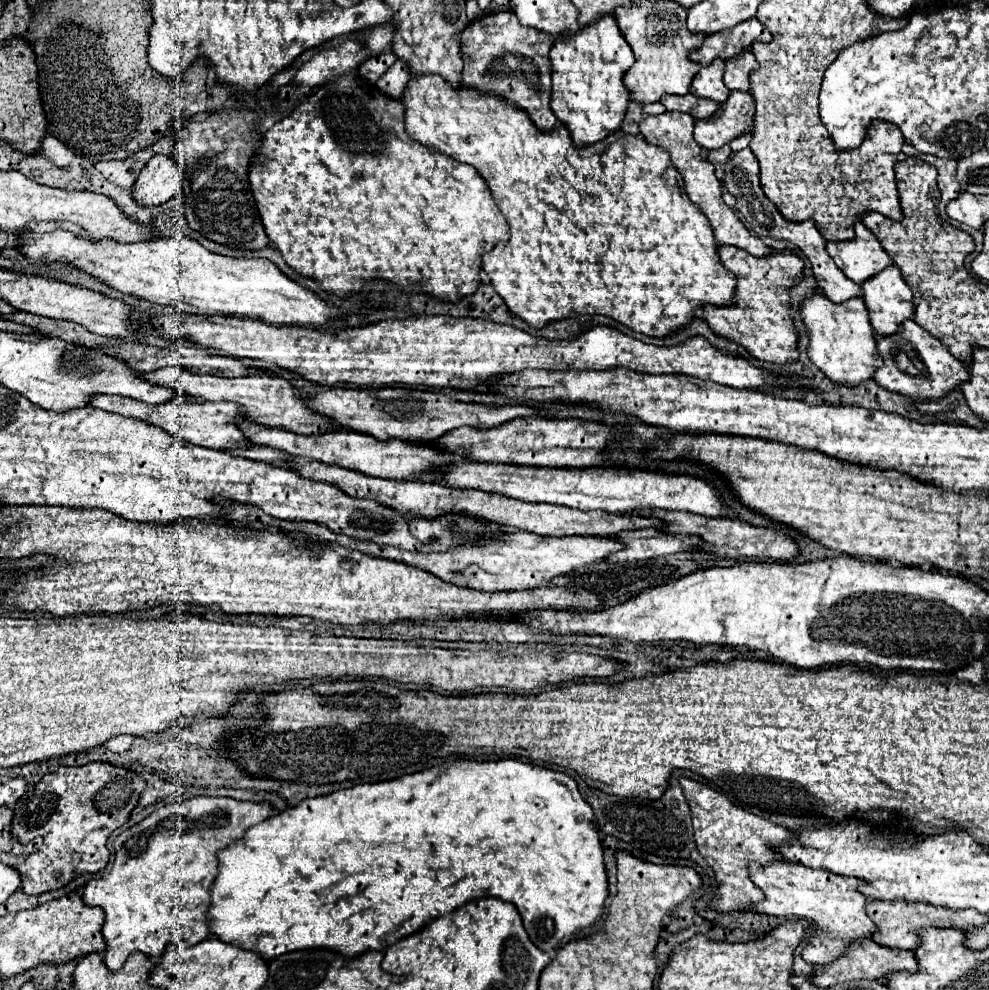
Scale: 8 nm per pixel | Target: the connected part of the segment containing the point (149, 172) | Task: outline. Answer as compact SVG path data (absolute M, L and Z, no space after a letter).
M154 156L132 186L132 200L140 206L160 206L182 186L184 174L170 156Z

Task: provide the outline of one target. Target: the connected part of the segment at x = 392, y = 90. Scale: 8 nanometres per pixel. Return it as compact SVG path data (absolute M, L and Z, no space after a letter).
M398 60L398 62L376 82L376 86L378 86L384 94L388 94L388 96L392 96L392 98L400 98L402 92L404 92L404 88L406 88L404 82L408 82L408 80L410 80L408 66L406 66L402 60Z

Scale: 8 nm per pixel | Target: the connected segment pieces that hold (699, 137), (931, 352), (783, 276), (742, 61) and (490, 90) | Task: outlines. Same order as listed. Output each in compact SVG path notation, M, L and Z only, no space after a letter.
M722 108L716 112L712 120L698 120L694 126L694 140L706 148L706 150L716 150L722 148L724 144L730 144L734 138L742 136L744 130L728 130L728 126L722 122Z
M906 320L898 334L894 336L880 336L878 338L878 352L884 358L884 366L876 370L874 380L896 394L902 394L914 402L926 400L942 400L948 396L950 390L960 388L964 382L970 380L968 368L960 360L956 360L940 340L936 340L930 332L920 328L914 320Z
M720 246L718 248L722 264L736 274L736 300L734 306L718 308L718 306L704 306L704 320L712 328L714 334L728 338L744 346L756 360L786 364L798 360L798 330L790 316L790 294L788 290L794 288L804 278L804 262L790 250L774 252L766 258L756 258L740 248L734 246Z
M750 50L742 52L740 56L732 58L726 62L726 72L724 72L724 84L730 90L748 90L748 78L750 72L758 68L758 62Z
M512 10L486 14L468 24L462 32L462 58L464 72L462 84L488 96L500 96L516 108L526 110L536 128L550 132L556 128L558 118L550 110L550 58L548 52L554 40L536 28L526 28L518 22Z

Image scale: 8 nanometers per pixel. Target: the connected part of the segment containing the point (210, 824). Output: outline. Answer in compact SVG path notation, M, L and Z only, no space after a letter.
M198 796L198 798L190 798L190 800L184 802L184 804L164 806L164 808L160 808L160 810L152 812L152 814L150 814L146 820L142 820L140 824L136 824L136 826L124 830L124 832L114 840L114 866L112 866L110 874L108 874L106 878L94 878L94 880L90 880L90 882L84 886L84 892L82 892L82 900L84 900L86 904L90 904L90 906L100 906L100 908L104 910L104 926L102 926L102 936L104 936L104 942L106 942L104 964L106 964L112 972L116 972L116 970L122 968L122 964L124 964L124 960L128 958L130 952L136 952L136 950L138 950L138 952L142 952L142 954L146 954L146 956L150 956L150 958L158 958L158 956L164 952L164 948L166 948L168 942L170 943L167 946L177 943L173 942L173 940L184 940L188 947L198 944L198 942L202 942L202 940L206 940L206 938L208 938L208 924L206 924L204 912L206 912L206 908L208 908L208 904L210 904L210 898L208 898L208 896L210 896L210 884L212 884L214 878L216 878L216 866L218 866L216 852L222 850L224 846L236 842L238 838L242 838L248 828L256 826L258 822L264 822L264 820L270 816L270 812L272 812L272 806L266 804L266 802L238 802L238 800L232 800L232 798L206 798L206 796Z

